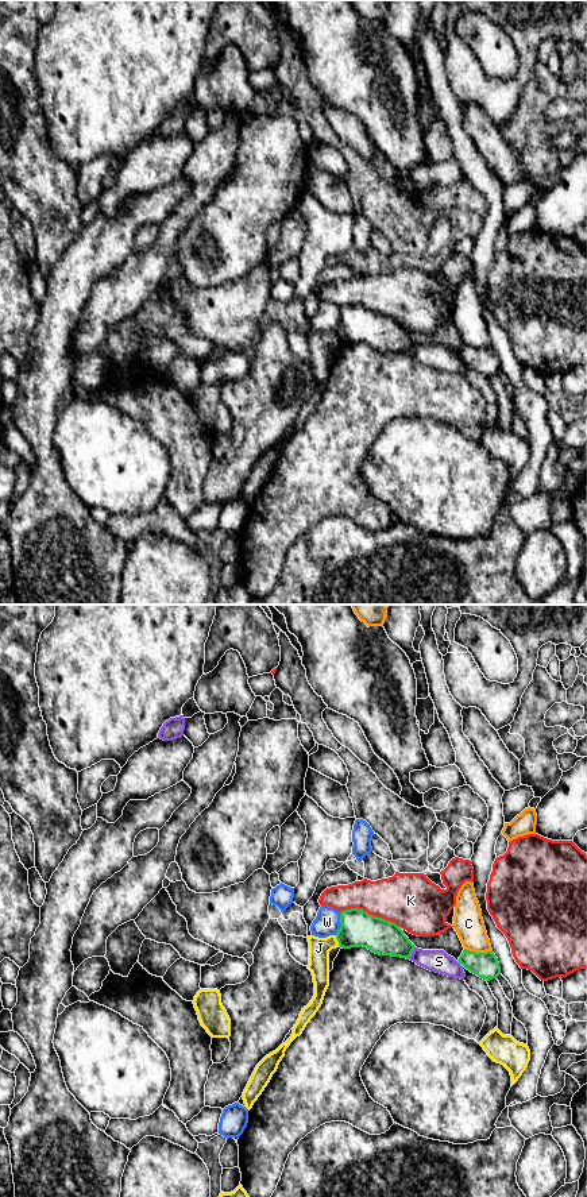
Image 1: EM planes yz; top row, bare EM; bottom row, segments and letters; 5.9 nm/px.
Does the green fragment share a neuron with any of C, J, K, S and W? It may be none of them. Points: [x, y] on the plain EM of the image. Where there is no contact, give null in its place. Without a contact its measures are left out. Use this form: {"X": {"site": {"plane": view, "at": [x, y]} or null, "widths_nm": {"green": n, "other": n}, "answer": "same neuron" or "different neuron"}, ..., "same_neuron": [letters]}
{"C": {"site": {"plane": "yz", "at": [478, 348]}, "widths_nm": {"green": 160, "other": 180}, "answer": "different neuron"}, "J": {"site": {"plane": "yz", "at": [338, 336]}, "widths_nm": {"green": 220, "other": 130}, "answer": "different neuron"}, "K": {"site": {"plane": "yz", "at": [369, 309]}, "widths_nm": {"green": 220, "other": 320}, "answer": "different neuron"}, "S": {"site": {"plane": "yz", "at": [412, 347]}, "widths_nm": {"green": 200, "other": 140}, "answer": "different neuron"}, "W": {"site": {"plane": "yz", "at": [340, 317]}, "widths_nm": {"green": 220, "other": 150}, "answer": "different neuron"}, "same_neuron": []}

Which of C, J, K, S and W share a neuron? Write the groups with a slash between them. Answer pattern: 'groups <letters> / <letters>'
groups C / J / K / S / W

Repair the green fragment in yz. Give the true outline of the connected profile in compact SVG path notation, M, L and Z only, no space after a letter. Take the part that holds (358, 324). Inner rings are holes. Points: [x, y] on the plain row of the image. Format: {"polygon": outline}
{"polygon": "M363 305L341 306L340 318L336 335L343 344L363 341L379 351L406 355L416 344L395 318L372 312Z"}

